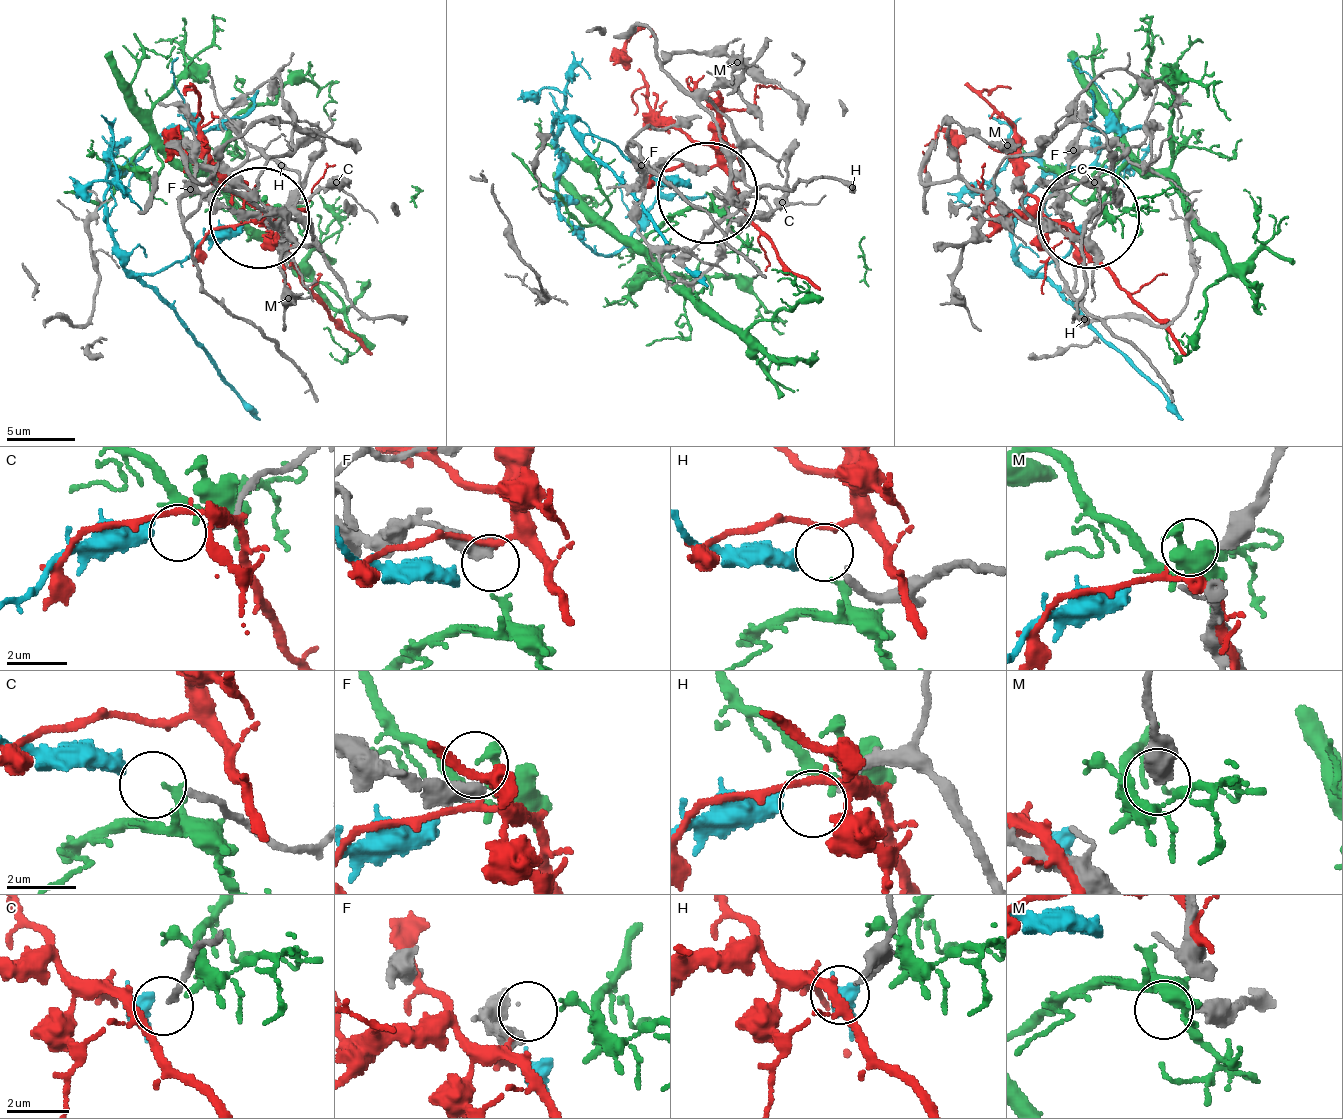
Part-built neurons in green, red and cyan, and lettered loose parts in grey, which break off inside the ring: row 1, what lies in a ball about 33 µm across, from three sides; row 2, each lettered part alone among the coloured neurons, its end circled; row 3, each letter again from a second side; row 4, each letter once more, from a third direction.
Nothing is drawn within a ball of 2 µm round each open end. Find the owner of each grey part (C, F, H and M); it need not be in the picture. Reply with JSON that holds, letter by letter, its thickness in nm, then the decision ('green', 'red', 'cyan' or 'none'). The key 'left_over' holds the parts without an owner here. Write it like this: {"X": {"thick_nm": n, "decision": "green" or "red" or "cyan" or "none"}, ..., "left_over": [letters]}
{"C": {"thick_nm": 180, "decision": "cyan"}, "F": {"thick_nm": 440, "decision": "none"}, "H": {"thick_nm": 220, "decision": "none"}, "M": {"thick_nm": 420, "decision": "none"}, "left_over": ["F", "H", "M"]}

